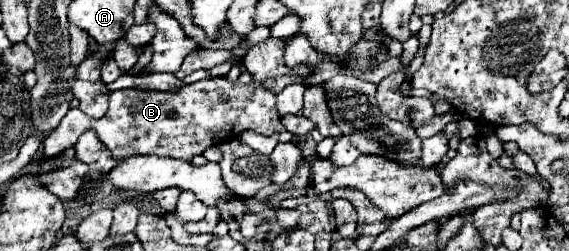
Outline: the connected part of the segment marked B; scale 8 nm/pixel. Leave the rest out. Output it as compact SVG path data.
M208 77L190 85L184 85L182 89L174 93L162 93L162 91L140 91L140 89L118 89L110 93L110 107L104 117L92 119L84 115L80 109L70 109L66 117L60 121L60 125L44 139L42 153L46 157L54 157L62 153L68 147L74 147L78 137L86 131L94 129L96 135L104 141L104 145L112 151L114 159L124 159L130 155L158 155L158 157L174 157L190 161L194 155L202 155L206 147L220 145L228 139L236 139L242 131L252 129L260 135L272 135L278 133L280 141L292 141L292 133L284 131L284 125L280 123L280 115L276 111L276 97L272 91L266 91L258 81L252 81L248 85L244 83L230 83L224 77Z

